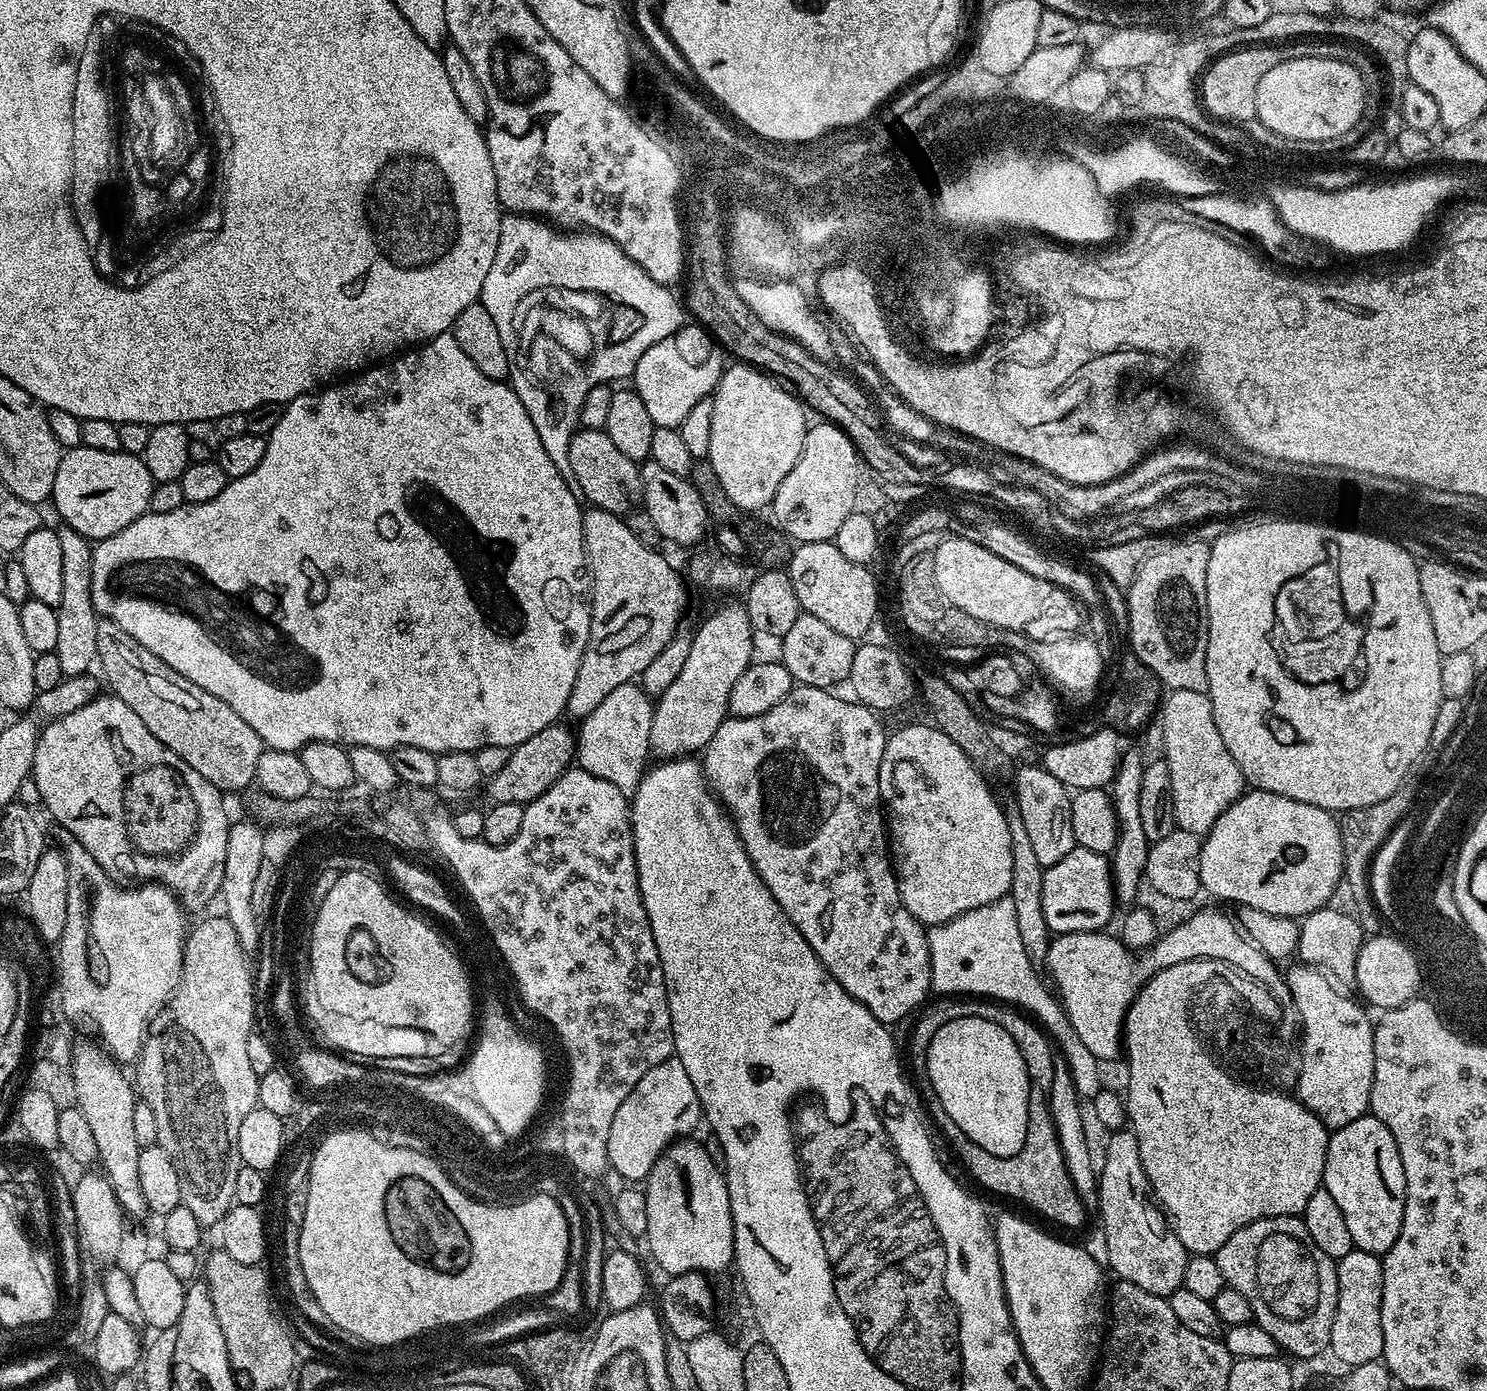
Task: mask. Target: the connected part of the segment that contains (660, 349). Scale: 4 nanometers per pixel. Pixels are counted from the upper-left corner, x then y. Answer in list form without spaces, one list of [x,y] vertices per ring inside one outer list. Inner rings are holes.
[[[688,322],[670,334],[670,338],[654,342],[654,346],[650,346],[650,350],[638,358],[634,390],[642,398],[657,428],[679,428],[682,418],[690,414],[690,409],[715,392],[725,367],[726,353],[712,339],[711,333],[696,322]]]

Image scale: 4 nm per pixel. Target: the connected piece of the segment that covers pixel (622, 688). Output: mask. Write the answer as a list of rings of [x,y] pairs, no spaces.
[[[623,683],[615,690],[606,694],[605,701],[592,710],[590,714],[583,717],[581,728],[577,729],[576,762],[577,765],[592,774],[596,778],[603,778],[611,782],[622,794],[631,797],[636,792],[640,780],[646,771],[651,748],[649,746],[650,724],[653,721],[653,710],[655,703],[649,697],[639,683]]]

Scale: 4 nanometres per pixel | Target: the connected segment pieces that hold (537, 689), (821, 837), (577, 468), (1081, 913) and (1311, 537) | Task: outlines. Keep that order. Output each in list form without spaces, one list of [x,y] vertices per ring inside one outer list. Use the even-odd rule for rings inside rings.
[[[446,331],[441,336],[435,336],[434,339],[397,355],[391,362],[369,367],[343,382],[336,382],[331,386],[302,394],[289,404],[283,405],[283,410],[282,418],[278,418],[278,426],[274,426],[274,430],[266,437],[266,454],[262,462],[258,462],[258,466],[255,470],[250,470],[250,474],[242,474],[242,478],[229,480],[226,490],[222,490],[218,498],[201,504],[185,504],[183,508],[174,510],[170,514],[148,512],[134,522],[130,522],[126,530],[118,530],[118,534],[99,541],[93,547],[90,594],[96,607],[97,617],[122,626],[122,630],[126,630],[130,638],[142,642],[142,646],[146,646],[150,654],[162,658],[162,662],[178,670],[182,678],[190,678],[190,682],[194,682],[194,686],[202,686],[206,694],[214,694],[214,698],[222,698],[222,702],[226,702],[230,710],[238,713],[254,729],[254,734],[258,734],[260,741],[274,750],[299,752],[311,740],[385,750],[398,746],[418,746],[421,750],[430,750],[437,754],[476,752],[486,746],[506,746],[511,750],[522,742],[526,742],[526,738],[534,738],[538,730],[546,730],[546,726],[557,723],[565,715],[570,690],[574,690],[574,678],[578,678],[578,666],[582,662],[582,654],[590,638],[592,606],[586,599],[585,589],[584,592],[580,589],[580,571],[583,573],[586,568],[584,535],[582,534],[584,512],[582,507],[580,508],[581,501],[573,485],[566,478],[562,478],[562,474],[558,474],[558,466],[550,462],[550,454],[546,454],[545,448],[542,447],[542,438],[538,438],[538,430],[534,430],[534,422],[530,422],[530,414],[526,414],[526,406],[522,406],[511,383],[486,378],[486,374],[482,374],[482,370],[478,370],[478,366],[470,362],[462,346],[458,346],[451,331]]]
[[[802,684],[793,687],[792,692],[786,694],[786,698],[778,702],[778,706],[766,710],[766,714],[758,714],[754,718],[732,716],[724,719],[722,726],[718,726],[718,734],[714,734],[714,738],[710,738],[710,742],[704,747],[702,767],[704,777],[715,792],[717,800],[731,816],[754,870],[758,870],[762,882],[766,882],[770,894],[774,894],[786,918],[790,918],[790,922],[798,926],[802,938],[810,942],[810,950],[818,954],[822,966],[830,970],[830,974],[840,983],[842,990],[846,990],[846,994],[853,996],[883,1024],[895,1026],[903,1016],[911,1017],[929,999],[932,967],[928,953],[928,933],[925,925],[918,923],[914,914],[910,914],[910,910],[902,906],[902,898],[896,885],[896,873],[892,867],[890,845],[886,835],[886,816],[882,811],[878,786],[878,770],[882,766],[882,750],[886,739],[886,731],[884,732],[883,726],[880,725],[881,717],[855,699],[843,700],[842,697],[835,696],[836,694],[827,688]]]
[[[580,428],[570,442],[570,470],[572,480],[583,497],[593,508],[612,512],[618,517],[627,517],[628,513],[641,507],[644,495],[640,481],[640,464],[626,458],[614,442],[599,428]]]
[[[1076,847],[1070,850],[1070,854],[1066,854],[1066,858],[1061,858],[1059,862],[1054,862],[1054,866],[1044,869],[1044,877],[1042,878],[1042,914],[1046,918],[1046,926],[1049,933],[1059,934],[1061,932],[1098,932],[1107,929],[1108,923],[1112,920],[1112,904],[1114,905],[1114,893],[1112,890],[1112,866],[1109,857],[1103,852],[1095,852],[1094,850],[1086,850],[1082,847]]]
[[[1310,518],[1310,520],[1264,520],[1264,521],[1262,521],[1262,522],[1261,522],[1261,524],[1248,524],[1248,525],[1246,525],[1246,526],[1245,526],[1245,528],[1236,528],[1236,526],[1232,526],[1232,527],[1229,527],[1229,530],[1228,530],[1228,532],[1227,532],[1227,533],[1226,533],[1226,534],[1222,534],[1222,535],[1221,535],[1221,536],[1220,536],[1220,537],[1219,537],[1219,538],[1218,538],[1218,539],[1217,539],[1217,540],[1213,540],[1213,541],[1211,541],[1211,544],[1210,544],[1210,562],[1206,562],[1206,606],[1207,606],[1207,607],[1208,607],[1208,641],[1207,641],[1207,642],[1206,642],[1206,682],[1207,682],[1207,683],[1208,683],[1208,691],[1207,691],[1207,694],[1208,694],[1208,697],[1209,697],[1209,698],[1210,698],[1210,702],[1211,702],[1211,703],[1212,703],[1212,709],[1213,709],[1213,710],[1214,710],[1214,726],[1218,726],[1218,734],[1222,734],[1222,742],[1226,742],[1226,750],[1230,750],[1230,758],[1234,758],[1234,762],[1238,762],[1238,766],[1239,766],[1239,767],[1240,767],[1240,772],[1241,772],[1241,773],[1242,773],[1242,775],[1244,775],[1244,779],[1245,779],[1245,781],[1247,781],[1247,783],[1248,783],[1248,784],[1249,784],[1249,785],[1251,785],[1251,787],[1252,787],[1252,788],[1253,788],[1253,789],[1256,789],[1256,790],[1259,790],[1259,791],[1261,791],[1261,792],[1273,792],[1273,793],[1274,793],[1274,794],[1282,794],[1282,795],[1283,795],[1283,796],[1285,796],[1285,797],[1286,797],[1286,798],[1294,798],[1294,799],[1295,799],[1295,800],[1297,800],[1297,801],[1298,801],[1298,802],[1306,802],[1306,803],[1307,803],[1307,804],[1309,804],[1309,805],[1310,805],[1310,806],[1318,806],[1318,807],[1319,807],[1319,808],[1321,808],[1321,809],[1322,809],[1322,810],[1326,810],[1326,811],[1327,811],[1327,812],[1330,812],[1330,813],[1333,813],[1333,814],[1343,814],[1343,813],[1345,813],[1345,812],[1349,812],[1349,811],[1350,811],[1350,810],[1354,810],[1354,809],[1355,809],[1355,808],[1369,808],[1369,807],[1370,807],[1370,806],[1374,806],[1374,805],[1375,805],[1375,804],[1377,804],[1377,803],[1378,803],[1378,802],[1382,802],[1382,801],[1383,801],[1383,800],[1385,800],[1385,799],[1386,799],[1386,798],[1390,798],[1390,797],[1391,797],[1391,796],[1392,796],[1392,795],[1393,795],[1393,794],[1395,794],[1395,792],[1399,792],[1399,791],[1401,791],[1401,788],[1402,788],[1402,785],[1403,785],[1403,784],[1400,784],[1400,783],[1402,783],[1402,782],[1403,782],[1403,780],[1404,780],[1404,779],[1406,779],[1406,778],[1407,778],[1407,776],[1408,776],[1408,771],[1410,771],[1410,770],[1411,770],[1411,768],[1412,768],[1412,767],[1414,767],[1414,766],[1415,766],[1415,764],[1416,764],[1416,759],[1418,759],[1418,758],[1419,758],[1419,756],[1420,756],[1420,755],[1422,755],[1422,754],[1423,754],[1423,752],[1424,752],[1424,751],[1426,751],[1426,750],[1427,750],[1427,748],[1428,748],[1428,743],[1430,743],[1430,742],[1431,742],[1431,740],[1432,740],[1432,735],[1434,735],[1434,733],[1435,733],[1435,732],[1436,732],[1436,731],[1437,731],[1437,729],[1436,729],[1436,727],[1435,727],[1435,726],[1434,726],[1434,720],[1435,720],[1435,718],[1436,718],[1436,717],[1437,717],[1437,715],[1438,715],[1438,710],[1439,710],[1439,706],[1440,706],[1440,704],[1441,704],[1441,703],[1443,703],[1443,701],[1444,701],[1444,700],[1445,700],[1445,695],[1444,695],[1444,691],[1443,691],[1443,690],[1442,690],[1442,657],[1441,657],[1441,654],[1440,654],[1440,651],[1439,651],[1439,650],[1438,650],[1438,641],[1437,641],[1437,640],[1435,640],[1435,638],[1434,638],[1434,622],[1430,622],[1430,610],[1426,610],[1426,602],[1425,602],[1425,601],[1424,601],[1424,599],[1423,599],[1423,598],[1422,598],[1422,586],[1421,586],[1421,585],[1420,585],[1420,583],[1419,583],[1419,582],[1418,582],[1418,574],[1419,574],[1419,573],[1420,573],[1420,564],[1419,564],[1419,563],[1418,563],[1418,560],[1417,560],[1417,557],[1416,557],[1416,556],[1415,556],[1415,555],[1412,555],[1412,554],[1411,554],[1411,553],[1409,553],[1409,552],[1408,552],[1408,551],[1406,551],[1406,549],[1404,549],[1404,548],[1403,548],[1403,546],[1402,546],[1402,545],[1400,545],[1400,544],[1398,544],[1398,543],[1396,543],[1396,542],[1395,542],[1395,541],[1394,541],[1394,540],[1393,540],[1393,539],[1391,539],[1391,538],[1389,538],[1389,537],[1388,537],[1388,536],[1387,536],[1387,535],[1384,535],[1384,534],[1383,534],[1383,536],[1376,536],[1376,535],[1380,535],[1380,534],[1373,534],[1373,533],[1372,533],[1372,532],[1371,532],[1371,531],[1368,531],[1368,530],[1357,530],[1357,529],[1356,529],[1356,528],[1354,528],[1354,527],[1345,527],[1345,526],[1337,526],[1337,525],[1336,525],[1336,524],[1335,524],[1335,523],[1328,523],[1328,524],[1319,524],[1319,523],[1317,523],[1317,521],[1316,521],[1316,520],[1315,520],[1315,519],[1312,519],[1312,518]]]

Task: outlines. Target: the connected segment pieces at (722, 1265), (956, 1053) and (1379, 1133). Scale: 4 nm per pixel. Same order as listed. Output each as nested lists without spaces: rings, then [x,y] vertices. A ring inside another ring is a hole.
[[[696,1138],[675,1140],[668,1149],[654,1162],[648,1179],[643,1181],[646,1198],[646,1226],[648,1235],[646,1243],[656,1259],[656,1264],[669,1277],[687,1272],[724,1272],[733,1267],[734,1222],[730,1214],[730,1194],[725,1173],[710,1162],[703,1143]]]
[[[978,1017],[956,1018],[944,1026],[938,1026],[938,1034],[930,1038],[930,1046],[926,1050],[926,1070],[938,1101],[942,1102],[946,1113],[954,1118],[954,1126],[958,1126],[970,1138],[970,1142],[990,1155],[1002,1158],[1010,1158],[1022,1150],[1028,1125],[1030,1081],[1022,1052],[1006,1030],[986,1026]]]
[[[1365,1114],[1329,1135],[1322,1187],[1330,1190],[1334,1202],[1338,1202],[1352,1243],[1359,1251],[1383,1254],[1394,1246],[1398,1230],[1402,1230],[1406,1178],[1394,1134],[1378,1117]]]

